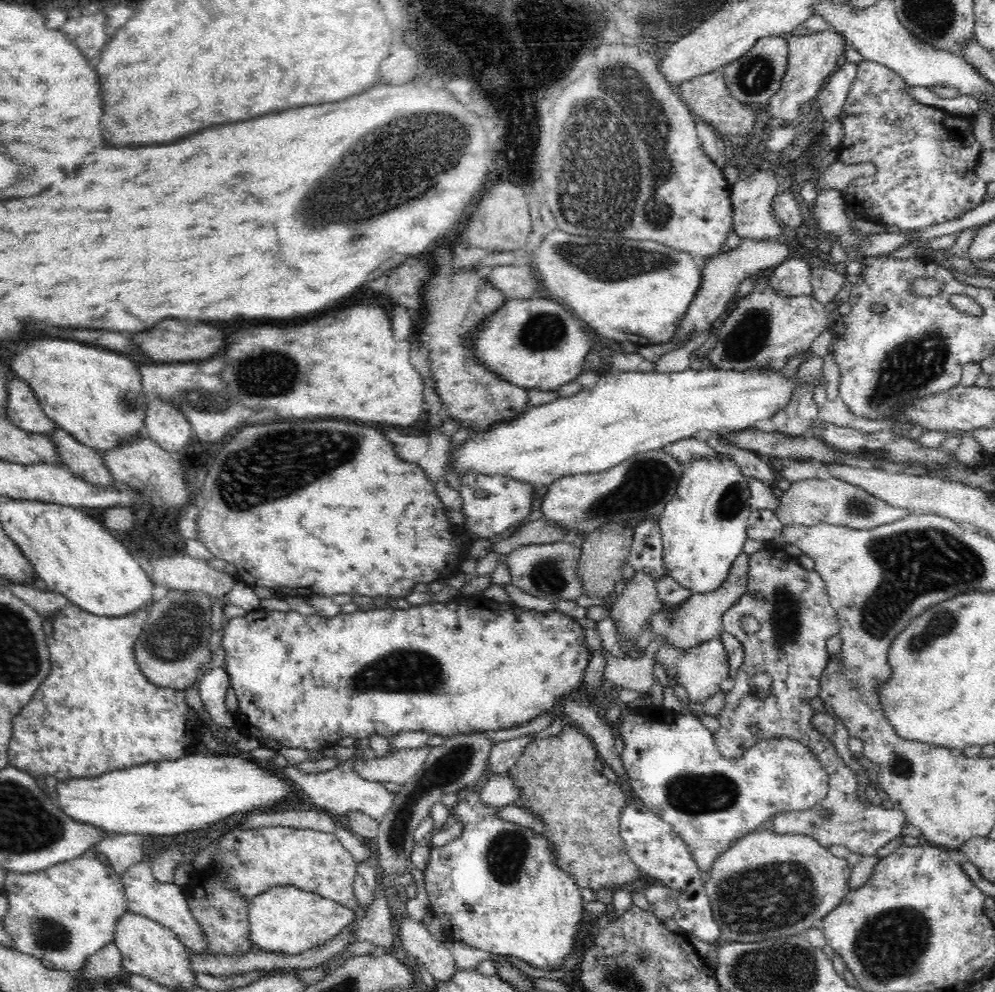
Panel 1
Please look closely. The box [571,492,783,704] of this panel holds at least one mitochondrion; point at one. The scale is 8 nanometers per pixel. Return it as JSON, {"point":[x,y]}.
{"point":[672,621]}

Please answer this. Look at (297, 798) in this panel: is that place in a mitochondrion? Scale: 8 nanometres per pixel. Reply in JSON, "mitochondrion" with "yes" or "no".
{"mitochondrion":"no"}

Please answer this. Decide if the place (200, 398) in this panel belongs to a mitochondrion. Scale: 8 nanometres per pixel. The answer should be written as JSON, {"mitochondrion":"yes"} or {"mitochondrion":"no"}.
{"mitochondrion":"yes"}

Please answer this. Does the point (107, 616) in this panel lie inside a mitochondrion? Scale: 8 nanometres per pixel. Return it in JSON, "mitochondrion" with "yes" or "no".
{"mitochondrion":"no"}

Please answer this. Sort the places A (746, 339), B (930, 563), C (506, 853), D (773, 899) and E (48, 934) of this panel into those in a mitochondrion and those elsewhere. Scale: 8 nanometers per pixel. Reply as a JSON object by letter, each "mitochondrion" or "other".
{"A":"mitochondrion","B":"mitochondrion","C":"mitochondrion","D":"mitochondrion","E":"mitochondrion"}

